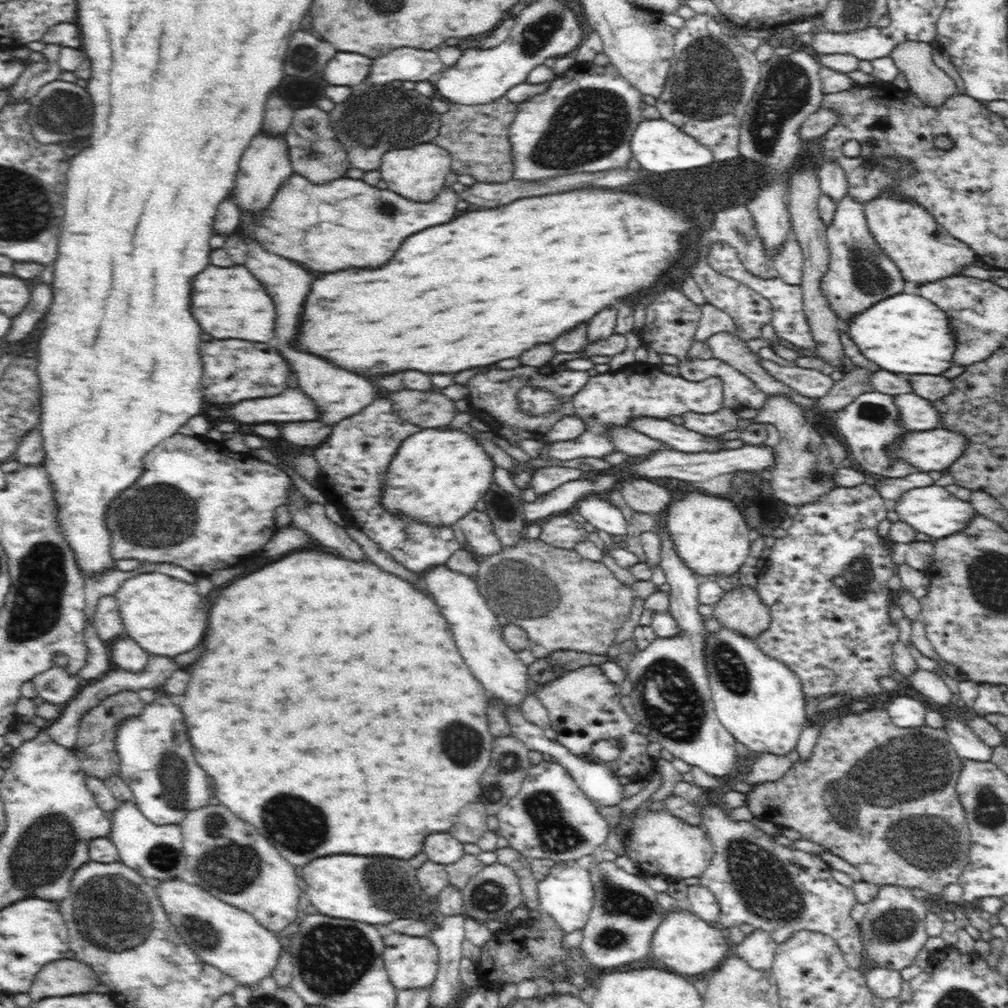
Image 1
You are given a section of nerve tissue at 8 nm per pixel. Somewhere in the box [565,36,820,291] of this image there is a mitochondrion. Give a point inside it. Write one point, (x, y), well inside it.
(786, 88)

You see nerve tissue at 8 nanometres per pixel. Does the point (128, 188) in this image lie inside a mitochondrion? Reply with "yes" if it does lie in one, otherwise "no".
no

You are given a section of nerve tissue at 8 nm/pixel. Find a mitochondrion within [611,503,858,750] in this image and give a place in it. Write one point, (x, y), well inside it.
(666, 686)

